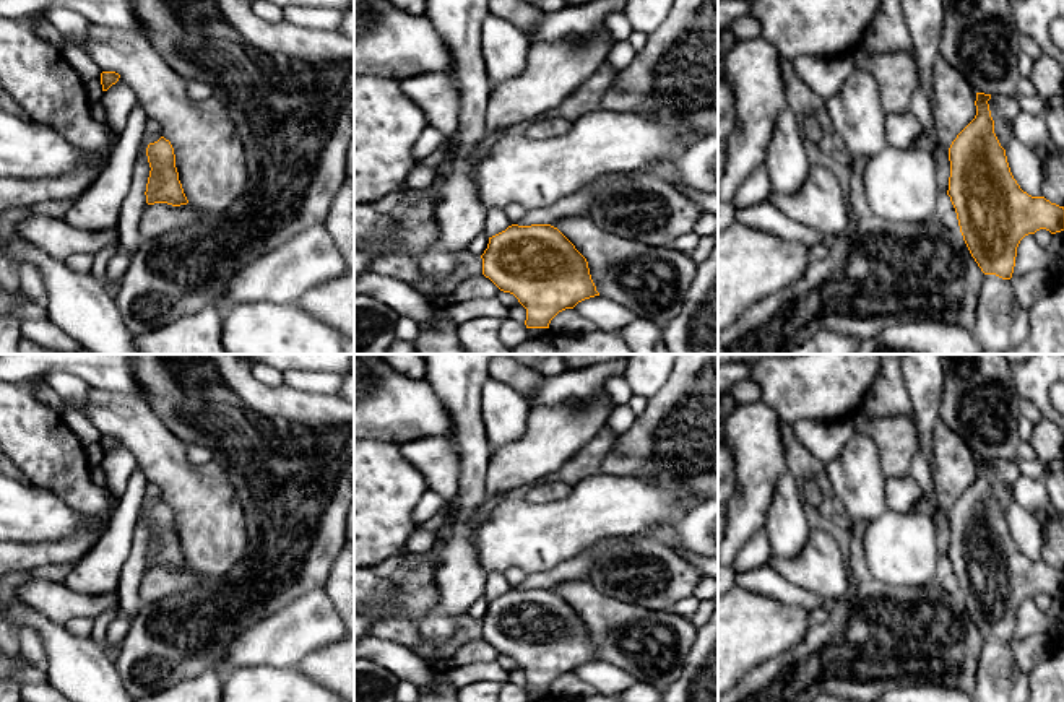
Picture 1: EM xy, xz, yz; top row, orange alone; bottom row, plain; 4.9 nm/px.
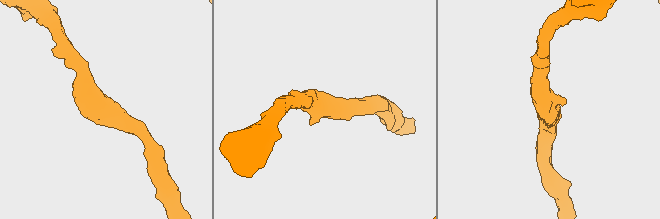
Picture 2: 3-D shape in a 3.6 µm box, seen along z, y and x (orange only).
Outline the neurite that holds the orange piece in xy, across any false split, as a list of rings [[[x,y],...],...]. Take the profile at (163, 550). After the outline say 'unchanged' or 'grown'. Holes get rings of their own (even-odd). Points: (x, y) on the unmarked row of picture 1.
[[[161,500],[158,505],[149,507],[146,520],[151,531],[145,556],[146,567],[167,567],[172,570],[187,569],[188,564],[179,544],[171,505]]]; unchanged

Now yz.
[[[976,457],[976,479],[949,512],[947,559],[981,635],[1010,644],[1020,604],[1040,593],[1064,595],[1064,570],[1020,552],[994,497],[989,463]]]; unchanged

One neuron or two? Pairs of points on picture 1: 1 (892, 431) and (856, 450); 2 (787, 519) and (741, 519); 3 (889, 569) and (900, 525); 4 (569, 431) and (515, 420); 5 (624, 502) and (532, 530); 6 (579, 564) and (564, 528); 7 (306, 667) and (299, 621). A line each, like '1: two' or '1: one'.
1: two
2: two
3: one
4: two
5: one
6: two
7: two

